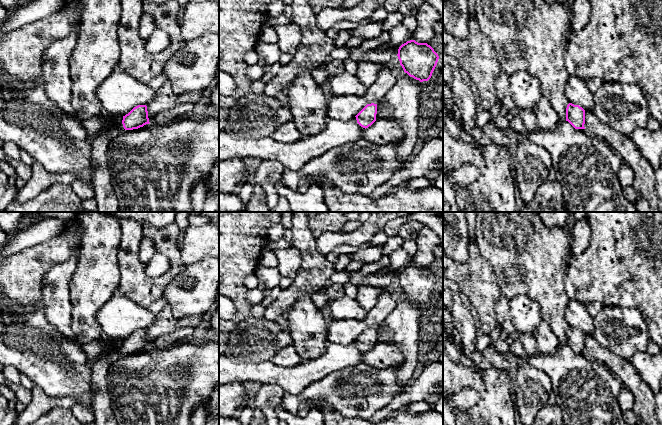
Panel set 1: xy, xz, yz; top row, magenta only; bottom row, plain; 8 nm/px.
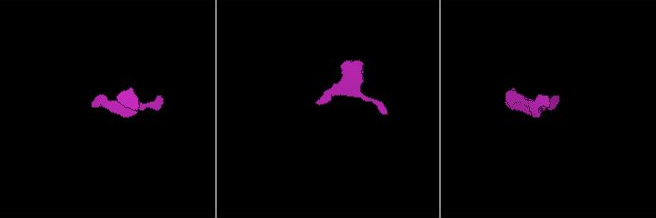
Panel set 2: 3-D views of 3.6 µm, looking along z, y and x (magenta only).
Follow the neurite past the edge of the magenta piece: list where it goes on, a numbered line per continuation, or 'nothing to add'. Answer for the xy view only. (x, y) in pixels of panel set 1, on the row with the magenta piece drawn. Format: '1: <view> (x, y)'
1: xy (93, 126)

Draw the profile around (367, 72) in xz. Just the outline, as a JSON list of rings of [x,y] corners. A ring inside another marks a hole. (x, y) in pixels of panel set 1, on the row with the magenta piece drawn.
[[[360,61],[358,62],[356,77],[365,86],[371,86],[379,74],[381,65],[375,62]]]

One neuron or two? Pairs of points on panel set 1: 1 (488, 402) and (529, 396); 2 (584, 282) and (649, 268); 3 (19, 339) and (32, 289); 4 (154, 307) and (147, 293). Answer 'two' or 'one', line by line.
1: two
2: one
3: two
4: two

